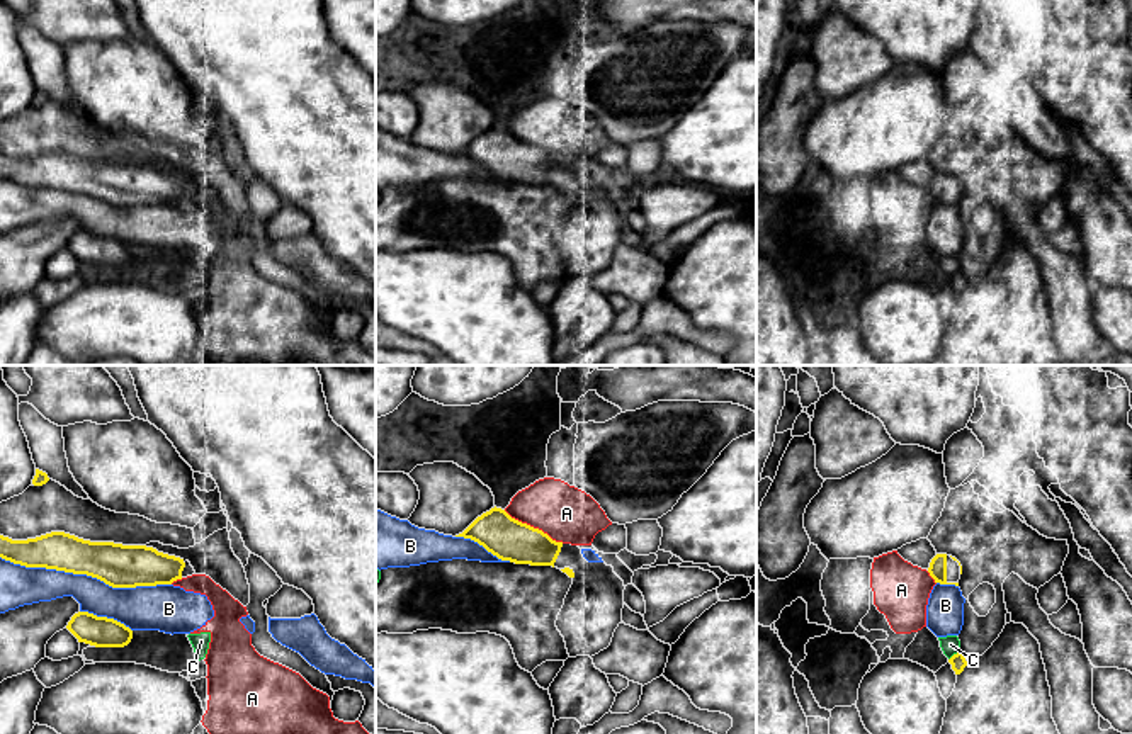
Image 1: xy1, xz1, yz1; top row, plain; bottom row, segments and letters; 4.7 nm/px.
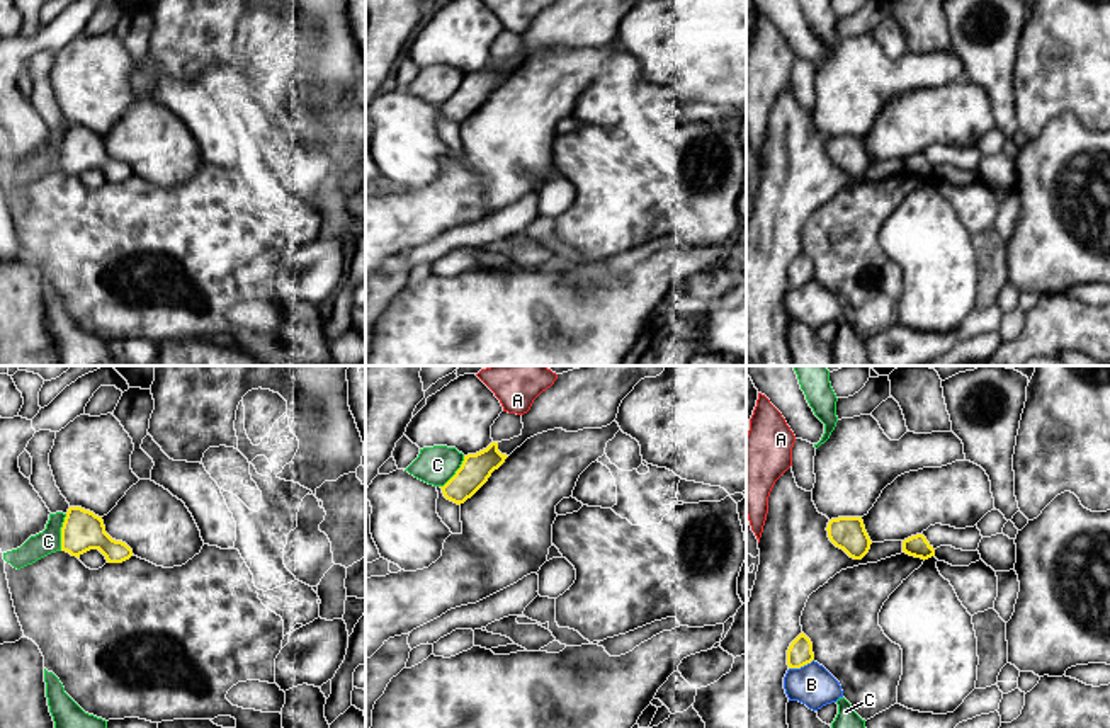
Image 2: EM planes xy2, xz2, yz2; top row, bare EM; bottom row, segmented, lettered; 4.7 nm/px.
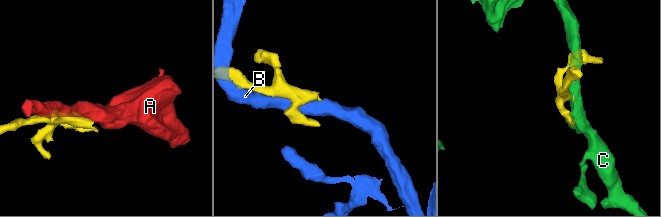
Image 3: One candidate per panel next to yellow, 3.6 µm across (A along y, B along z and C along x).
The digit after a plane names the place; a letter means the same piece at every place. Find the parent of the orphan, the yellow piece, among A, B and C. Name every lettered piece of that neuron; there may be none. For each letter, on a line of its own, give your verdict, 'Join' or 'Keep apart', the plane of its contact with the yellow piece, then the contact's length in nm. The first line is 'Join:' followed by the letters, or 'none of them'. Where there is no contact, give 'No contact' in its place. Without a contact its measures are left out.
Join: none of them
A: Keep apart. Touches yellow in xz1. Shared border 320 nm
B: Keep apart. Touches yellow in xy1. Shared border 800 nm
C: Keep apart. Touches yellow in xy2. Shared border 180 nm

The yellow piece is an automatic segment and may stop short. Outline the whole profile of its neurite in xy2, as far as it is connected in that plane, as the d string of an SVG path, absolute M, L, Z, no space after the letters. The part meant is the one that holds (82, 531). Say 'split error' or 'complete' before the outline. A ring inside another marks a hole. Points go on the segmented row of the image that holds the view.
complete; M70 507L61 527L61 551L80 558L90 549L99 549L107 563L122 563L133 549L105 532L102 517L82 507Z

